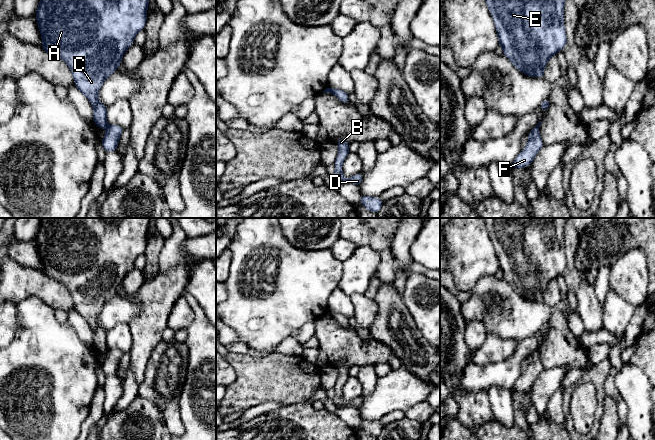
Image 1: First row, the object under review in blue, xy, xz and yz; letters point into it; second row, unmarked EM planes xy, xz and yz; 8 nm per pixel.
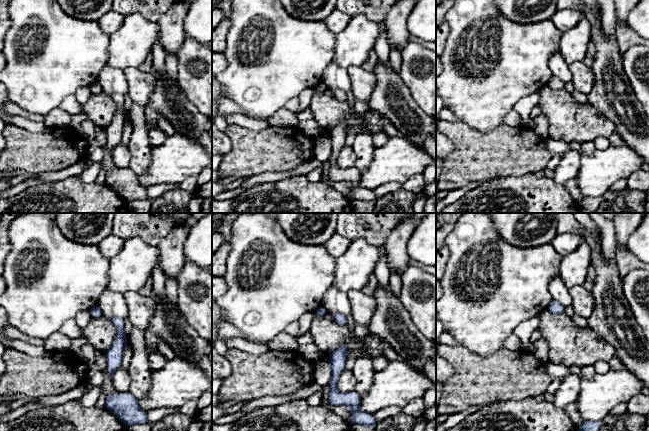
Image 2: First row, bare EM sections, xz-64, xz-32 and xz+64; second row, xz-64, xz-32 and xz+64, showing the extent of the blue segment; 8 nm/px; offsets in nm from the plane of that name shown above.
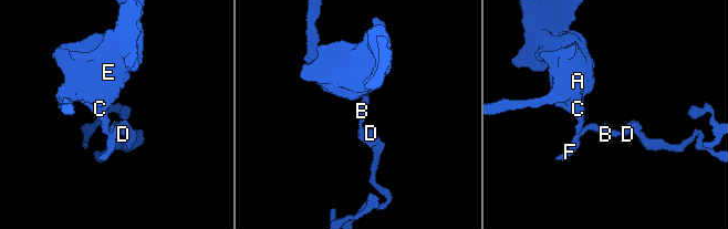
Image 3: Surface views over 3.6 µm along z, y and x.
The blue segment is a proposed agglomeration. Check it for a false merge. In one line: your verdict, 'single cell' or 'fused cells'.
fused cells

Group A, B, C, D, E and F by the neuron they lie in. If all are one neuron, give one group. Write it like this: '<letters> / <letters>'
A C E / B D F

